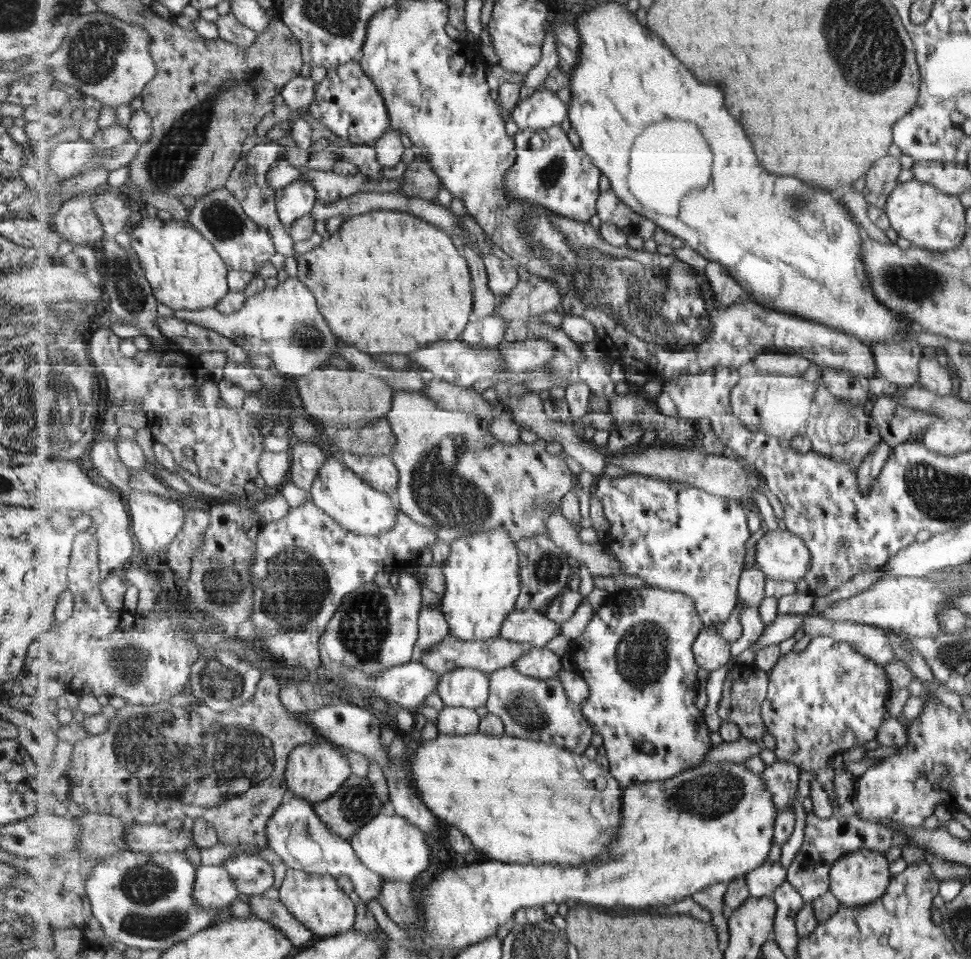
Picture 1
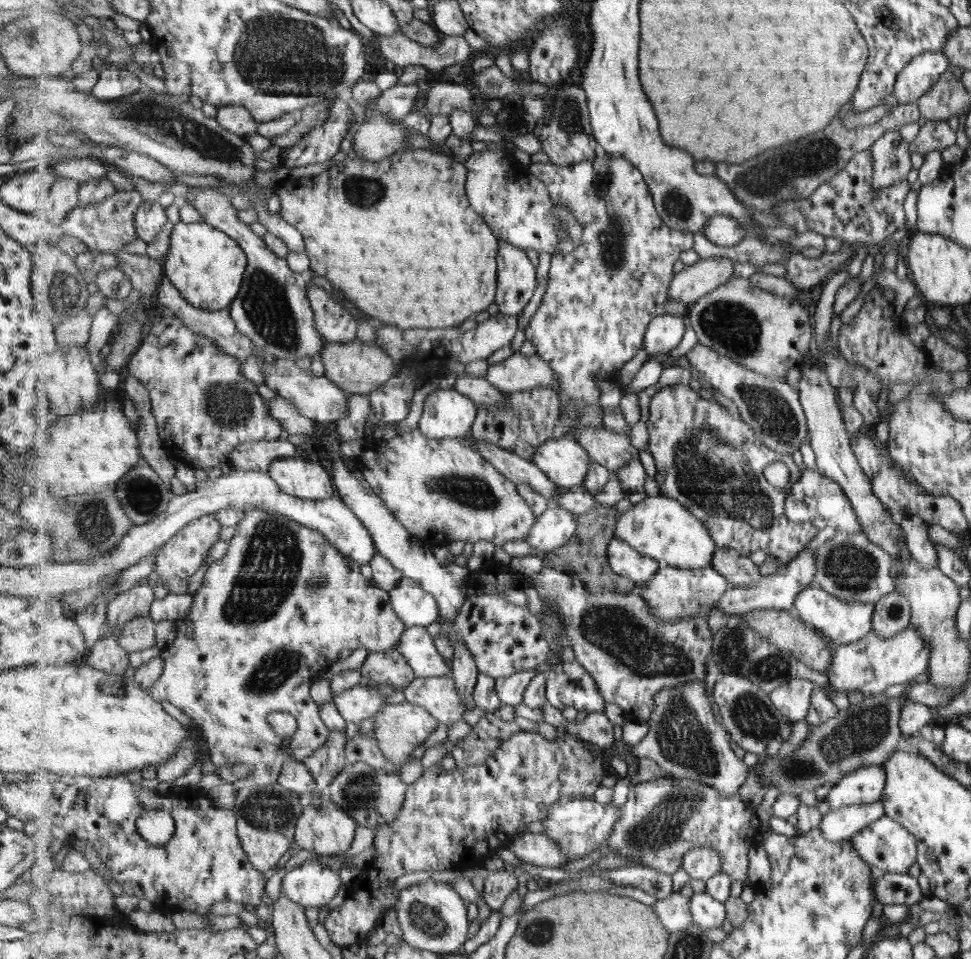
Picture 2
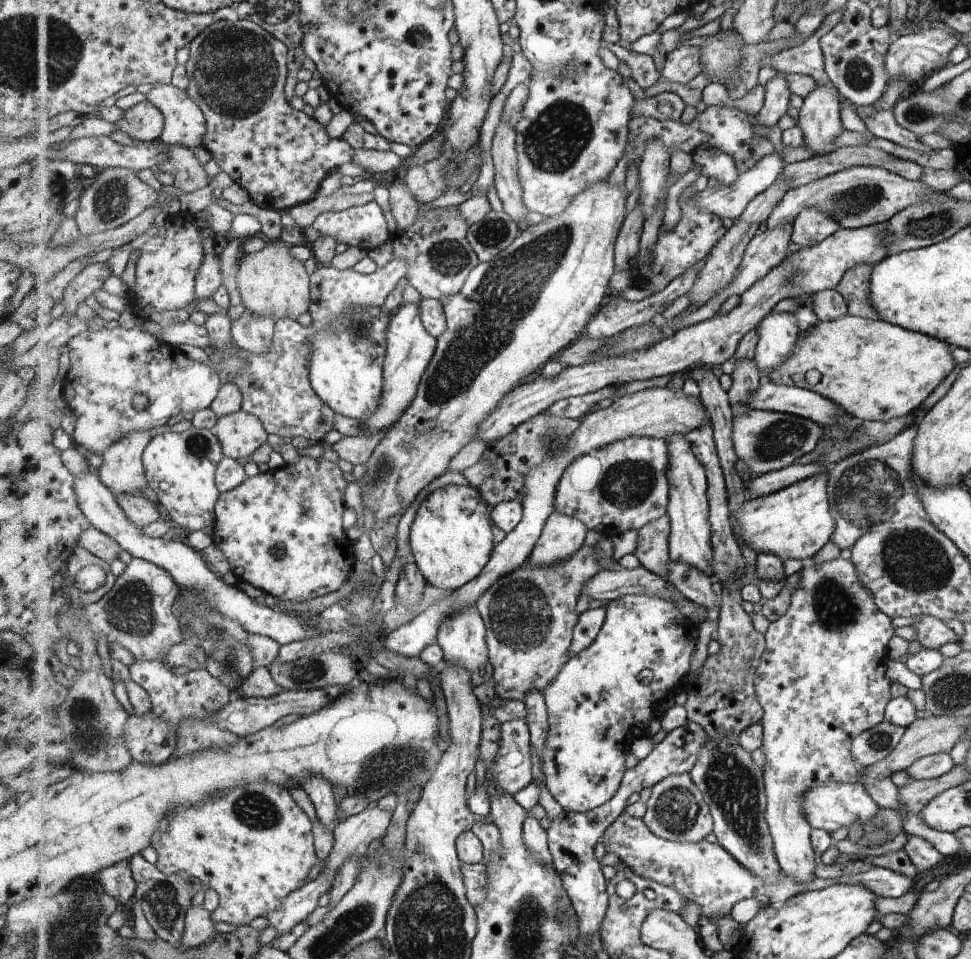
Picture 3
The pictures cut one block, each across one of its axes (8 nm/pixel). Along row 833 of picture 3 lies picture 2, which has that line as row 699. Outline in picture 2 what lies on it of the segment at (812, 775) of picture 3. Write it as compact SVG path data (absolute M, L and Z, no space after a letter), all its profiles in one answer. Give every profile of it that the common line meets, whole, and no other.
M794 677L788 683L776 688L770 696L773 704L794 722L809 716L815 690L816 684L811 680Z

